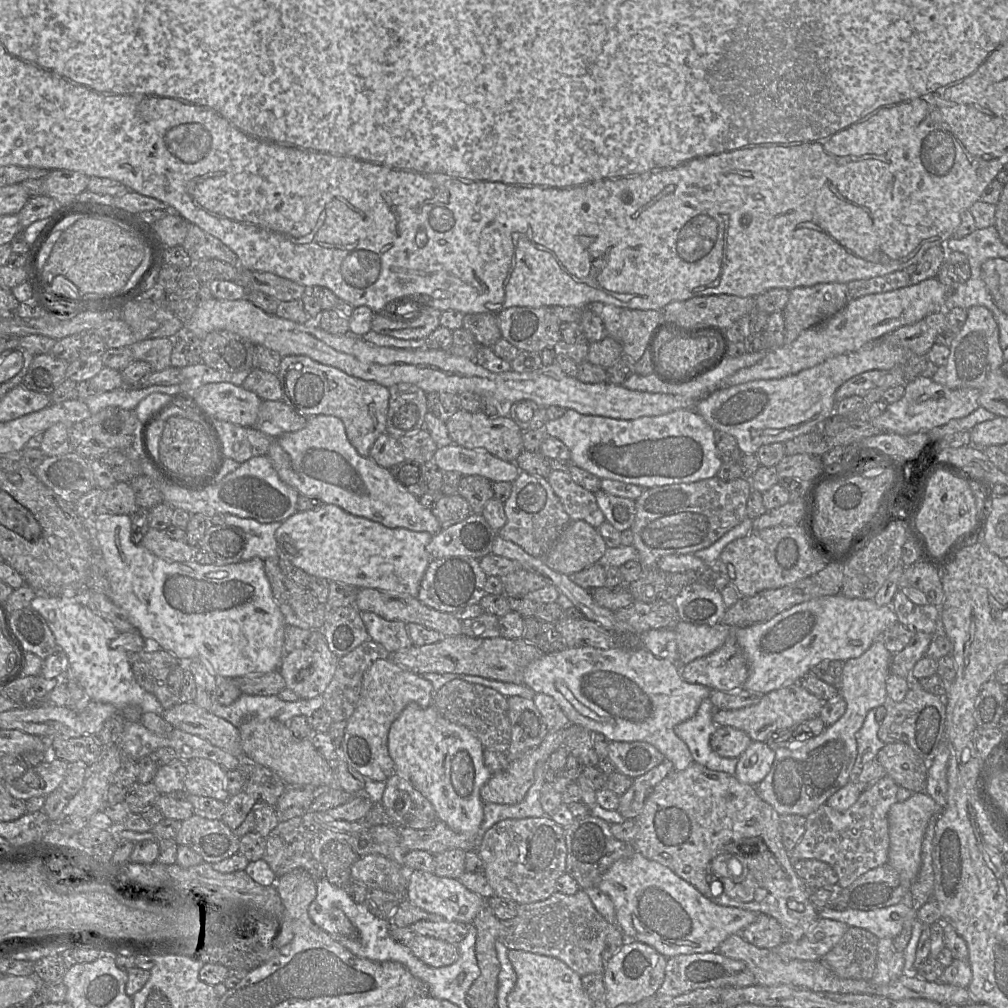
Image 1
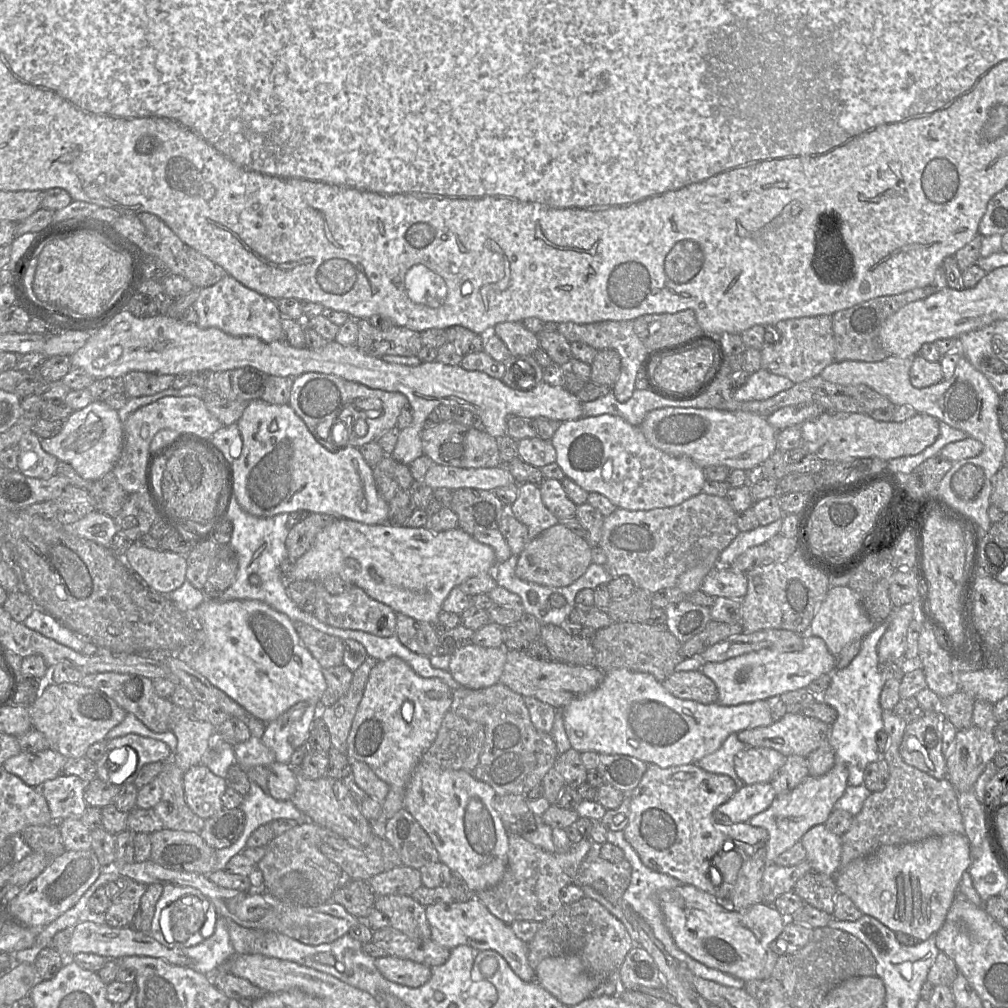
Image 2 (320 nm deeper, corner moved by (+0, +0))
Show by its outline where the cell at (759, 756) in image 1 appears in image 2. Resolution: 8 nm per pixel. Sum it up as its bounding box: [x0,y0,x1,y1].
[714,782,775,824]

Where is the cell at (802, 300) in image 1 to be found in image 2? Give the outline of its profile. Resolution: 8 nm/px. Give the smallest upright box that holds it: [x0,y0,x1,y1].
[761,315,835,384]

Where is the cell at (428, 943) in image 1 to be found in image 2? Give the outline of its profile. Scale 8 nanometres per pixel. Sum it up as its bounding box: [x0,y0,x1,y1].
[375,955,432,988]

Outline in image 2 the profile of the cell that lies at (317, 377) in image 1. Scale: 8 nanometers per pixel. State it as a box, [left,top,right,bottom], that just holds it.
[288,372,409,451]

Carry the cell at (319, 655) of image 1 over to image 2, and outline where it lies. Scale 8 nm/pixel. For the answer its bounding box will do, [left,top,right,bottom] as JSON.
[261,701,320,764]

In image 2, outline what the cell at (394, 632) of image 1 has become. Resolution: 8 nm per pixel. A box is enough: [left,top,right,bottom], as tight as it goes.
[313,582,396,637]

